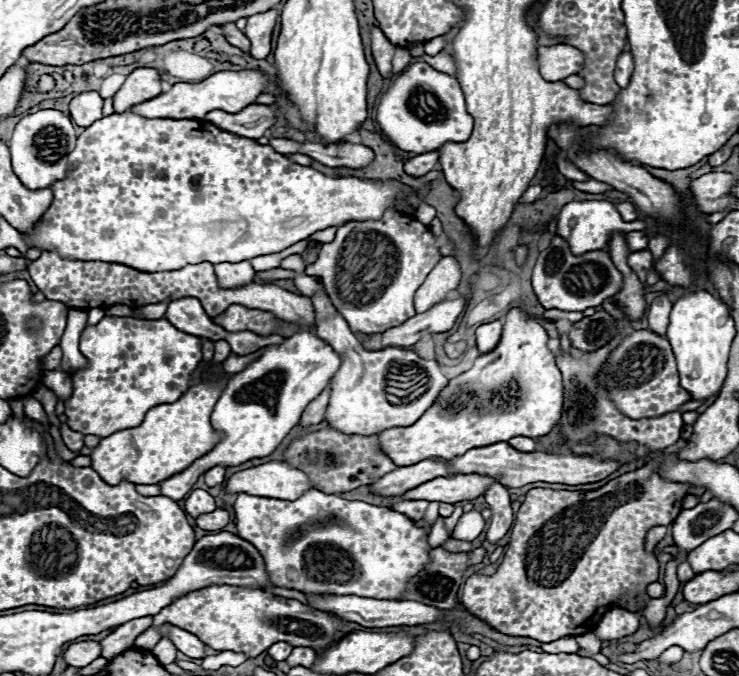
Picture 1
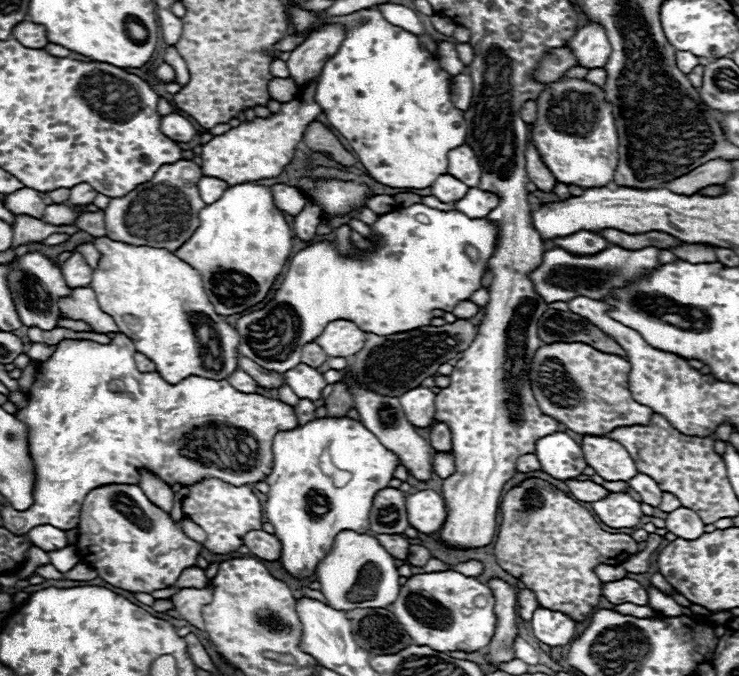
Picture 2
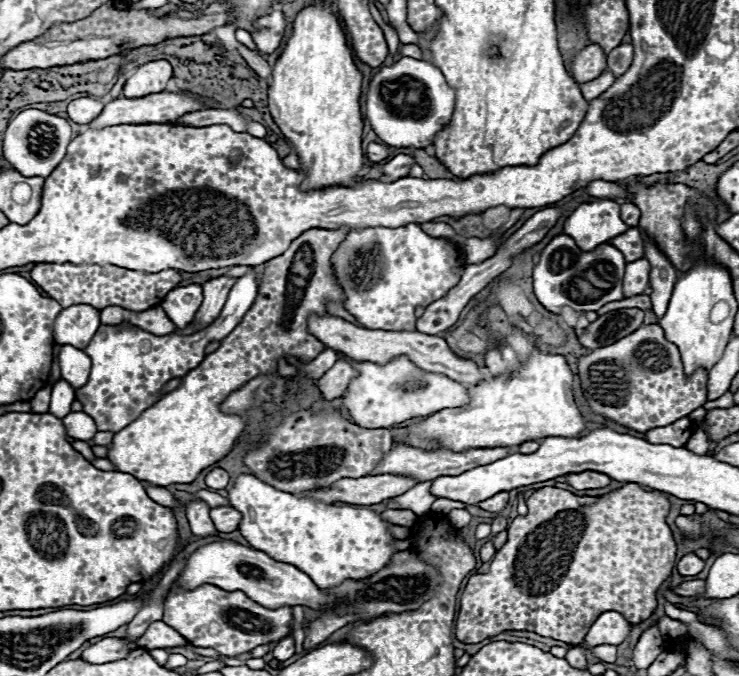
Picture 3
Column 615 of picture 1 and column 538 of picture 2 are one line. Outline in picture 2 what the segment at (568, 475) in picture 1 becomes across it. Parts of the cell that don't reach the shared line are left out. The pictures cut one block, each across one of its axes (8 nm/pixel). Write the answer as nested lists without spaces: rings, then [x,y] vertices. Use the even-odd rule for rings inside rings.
[[[524,454],[516,462],[516,470],[518,472],[540,472],[542,466],[540,466],[540,462],[538,462],[538,458],[534,454]]]

